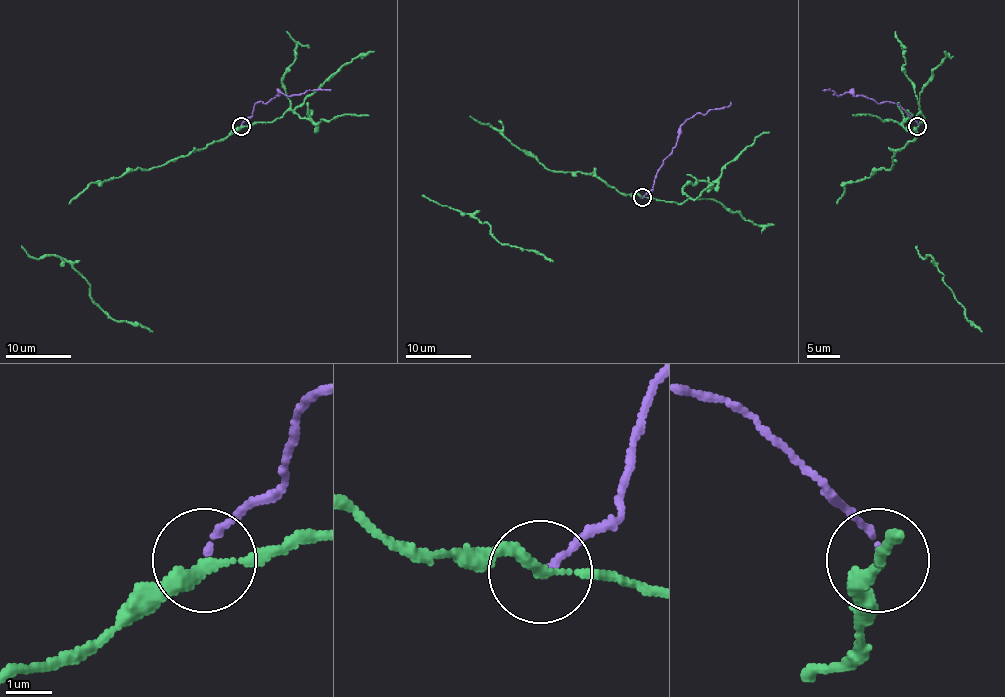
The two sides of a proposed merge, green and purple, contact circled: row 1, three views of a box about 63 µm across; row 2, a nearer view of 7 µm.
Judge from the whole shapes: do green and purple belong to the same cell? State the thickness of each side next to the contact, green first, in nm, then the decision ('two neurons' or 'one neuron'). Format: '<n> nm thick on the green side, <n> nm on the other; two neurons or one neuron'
240 nm thick on the green side, 140 nm on the other; two neurons

